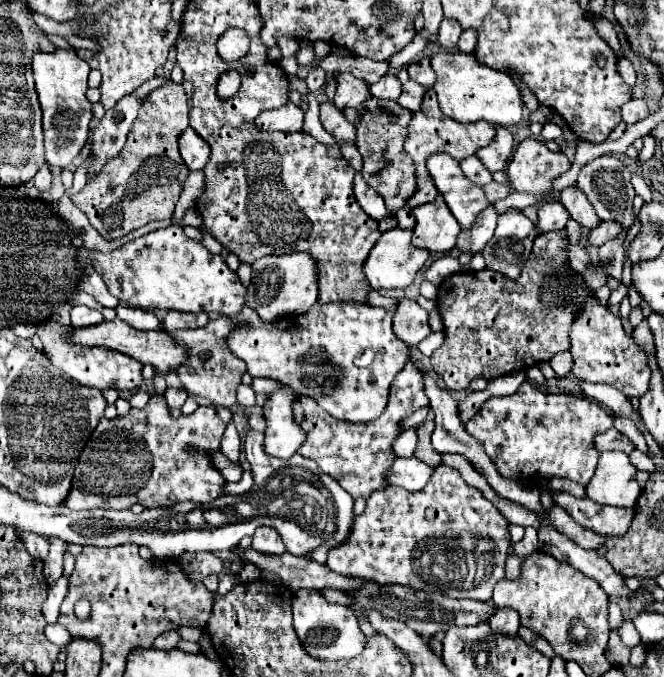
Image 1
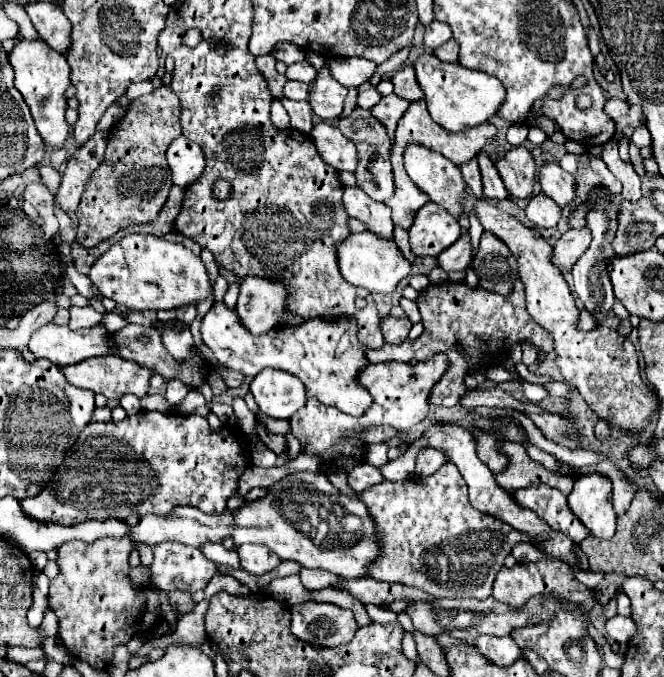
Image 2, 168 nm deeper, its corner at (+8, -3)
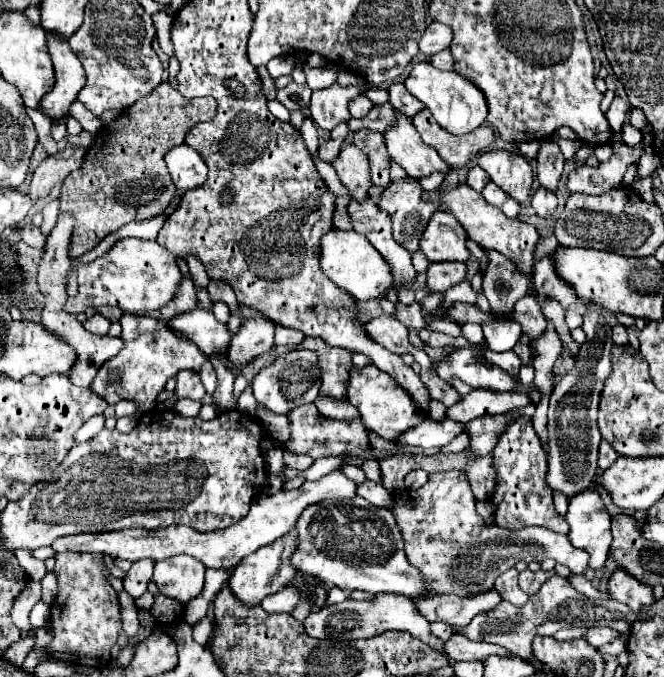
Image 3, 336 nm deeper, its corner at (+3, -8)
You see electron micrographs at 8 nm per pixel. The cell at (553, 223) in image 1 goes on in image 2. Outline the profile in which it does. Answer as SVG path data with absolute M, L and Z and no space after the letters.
M538 193L530 199L526 207L526 217L536 225L536 227L556 227L560 221L562 209L544 193Z

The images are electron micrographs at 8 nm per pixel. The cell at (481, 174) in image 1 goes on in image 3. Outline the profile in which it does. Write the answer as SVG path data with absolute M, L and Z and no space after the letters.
M473 166L473 168L469 170L469 174L467 174L467 184L469 184L473 190L481 192L481 190L487 186L487 182L489 182L489 174L485 174L483 168Z

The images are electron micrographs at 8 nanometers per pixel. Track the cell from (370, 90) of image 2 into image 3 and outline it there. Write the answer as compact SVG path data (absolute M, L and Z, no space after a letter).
M355 96L355 98L349 102L351 118L363 118L365 114L369 114L371 108L373 108L373 102L367 100L365 96Z

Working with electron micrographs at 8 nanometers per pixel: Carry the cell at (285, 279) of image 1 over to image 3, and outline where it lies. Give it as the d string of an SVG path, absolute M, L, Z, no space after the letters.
M269 318L245 320L229 344L231 362L253 362L259 354L269 352L273 346L273 330L275 324Z

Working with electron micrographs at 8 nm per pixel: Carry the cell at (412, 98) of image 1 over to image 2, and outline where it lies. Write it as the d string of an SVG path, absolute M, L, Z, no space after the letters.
M390 93L390 95L382 97L378 105L372 107L372 115L388 127L391 147L395 141L394 129L396 129L396 123L404 115L404 111L408 109L408 105L410 105L410 101L404 101L402 97L396 97L394 93Z

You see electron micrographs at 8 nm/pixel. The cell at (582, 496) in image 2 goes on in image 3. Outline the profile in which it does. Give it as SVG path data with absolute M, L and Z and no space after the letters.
M585 490L585 492L577 494L577 496L573 496L569 500L569 510L567 510L565 520L569 524L569 534L567 534L569 542L575 548L581 548L581 550L585 550L589 554L589 568L591 570L603 568L613 538L611 538L611 516L607 514L599 492L597 490Z

